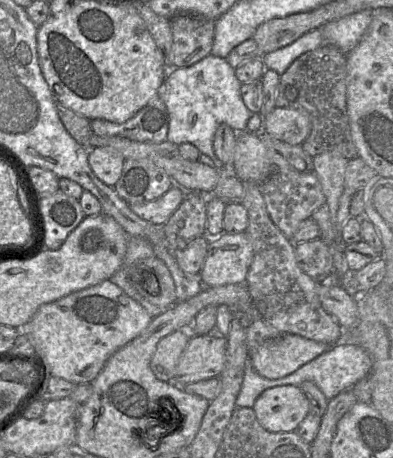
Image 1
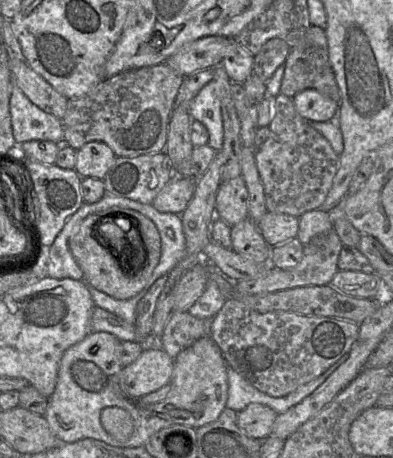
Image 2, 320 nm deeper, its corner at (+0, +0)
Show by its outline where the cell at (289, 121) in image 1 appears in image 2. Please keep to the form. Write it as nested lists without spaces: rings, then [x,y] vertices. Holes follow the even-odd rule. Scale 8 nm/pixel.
[[[306,89],[293,98],[297,113],[308,121],[336,124],[339,103],[315,89]]]

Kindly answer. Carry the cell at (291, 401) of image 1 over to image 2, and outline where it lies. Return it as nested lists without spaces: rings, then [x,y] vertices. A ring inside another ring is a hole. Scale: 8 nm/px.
[[[253,403],[237,413],[237,425],[247,436],[264,440],[269,437],[277,415],[270,407]]]

